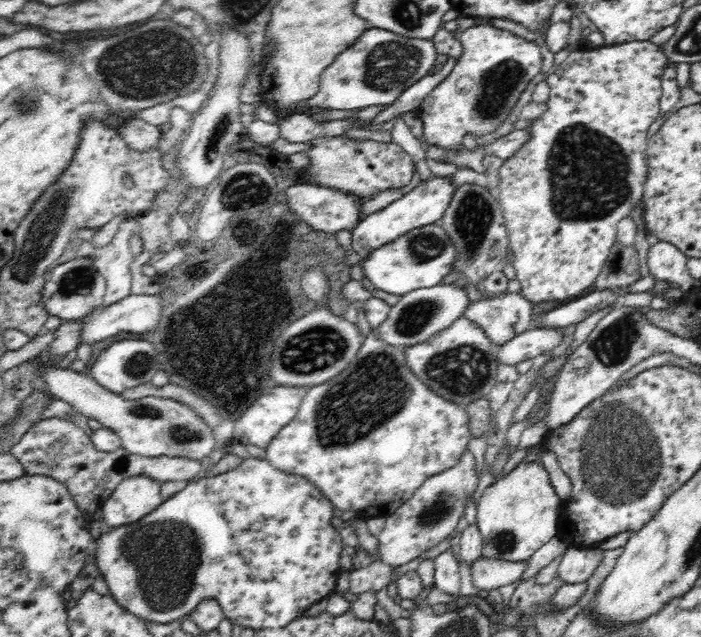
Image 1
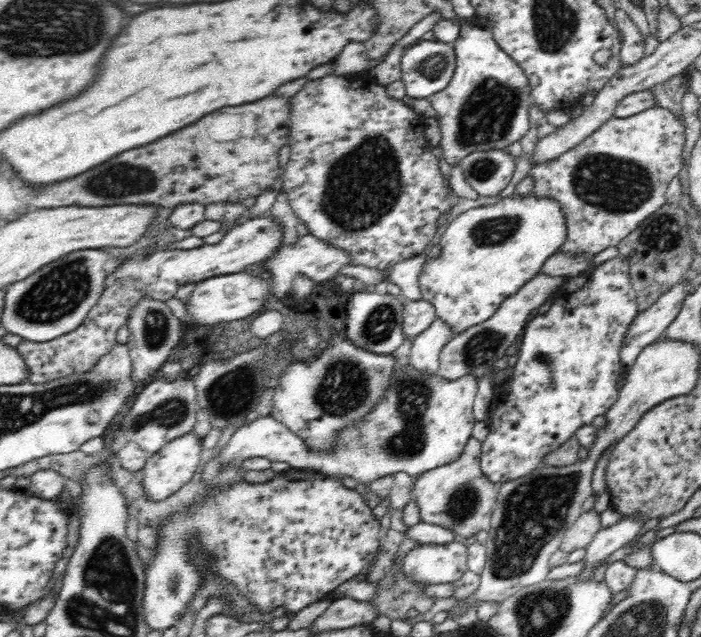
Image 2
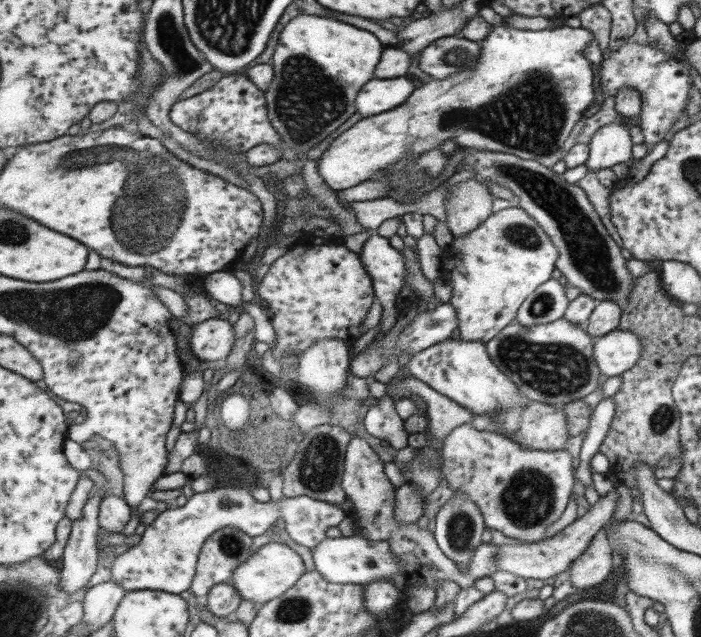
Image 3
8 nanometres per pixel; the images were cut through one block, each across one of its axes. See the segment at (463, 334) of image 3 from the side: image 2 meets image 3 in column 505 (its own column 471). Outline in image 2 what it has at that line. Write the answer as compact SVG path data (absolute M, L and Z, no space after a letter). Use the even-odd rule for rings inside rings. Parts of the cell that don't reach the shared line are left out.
M531 194L523 199L516 199L513 196L506 198L506 200L500 200L498 204L494 206L478 206L469 208L464 212L461 212L452 222L448 223L445 230L441 232L441 238L437 241L440 243L440 254L435 258L428 259L423 265L418 277L418 286L422 299L427 300L432 306L439 318L442 318L445 322L448 322L454 329L455 334L464 332L466 328L470 329L474 324L480 324L480 322L486 322L490 315L494 314L498 310L497 306L504 300L506 300L511 294L514 294L517 290L520 290L521 286L532 277L535 277L540 266L544 264L547 258L550 258L552 254L556 254L555 250L562 244L566 234L567 228L565 220L557 202L555 200L548 200L547 198L534 198Z

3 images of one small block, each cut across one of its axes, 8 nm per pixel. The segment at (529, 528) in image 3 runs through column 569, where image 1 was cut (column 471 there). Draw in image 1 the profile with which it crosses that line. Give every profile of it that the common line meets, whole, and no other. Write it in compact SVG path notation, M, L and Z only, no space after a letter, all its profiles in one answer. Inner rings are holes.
M466 452L457 466L428 477L405 503L385 516L384 528L377 536L377 560L395 569L418 558L424 550L432 548L454 530L464 512L466 494L472 495L478 483L474 472L476 455Z

